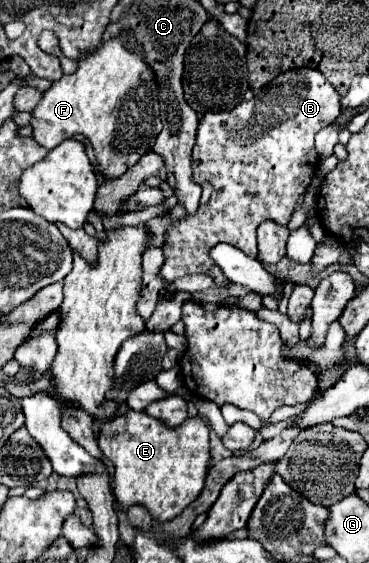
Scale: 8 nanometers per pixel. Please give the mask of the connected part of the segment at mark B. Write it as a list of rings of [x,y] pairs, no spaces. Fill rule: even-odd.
[[[312,68],[276,76],[250,102],[242,102],[230,112],[208,112],[198,124],[196,146],[192,150],[192,178],[196,182],[210,182],[212,196],[194,214],[186,214],[166,228],[160,278],[176,280],[202,272],[214,278],[218,290],[226,290],[232,282],[210,258],[210,250],[218,242],[226,242],[256,258],[256,228],[266,220],[280,226],[290,222],[320,166],[314,136],[338,116],[338,92],[322,72]]]

